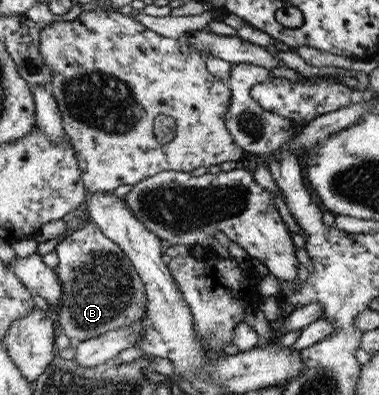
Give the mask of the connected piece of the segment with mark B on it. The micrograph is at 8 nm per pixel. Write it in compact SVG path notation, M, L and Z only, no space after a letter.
M85 221L75 229L69 230L55 247L54 253L57 257L57 265L53 270L61 286L60 298L53 308L57 332L63 333L68 339L81 342L103 335L112 329L129 325L142 317L146 307L146 295L142 281L123 251L110 239L107 239L95 224Z

